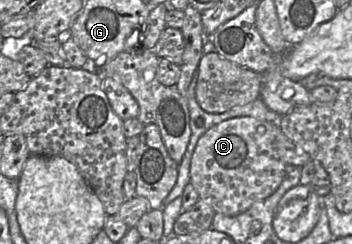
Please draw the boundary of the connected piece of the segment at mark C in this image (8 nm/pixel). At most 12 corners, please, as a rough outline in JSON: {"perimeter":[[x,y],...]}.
{"perimeter":[[223,121],[198,140],[190,182],[236,216],[285,176],[277,123]]}

